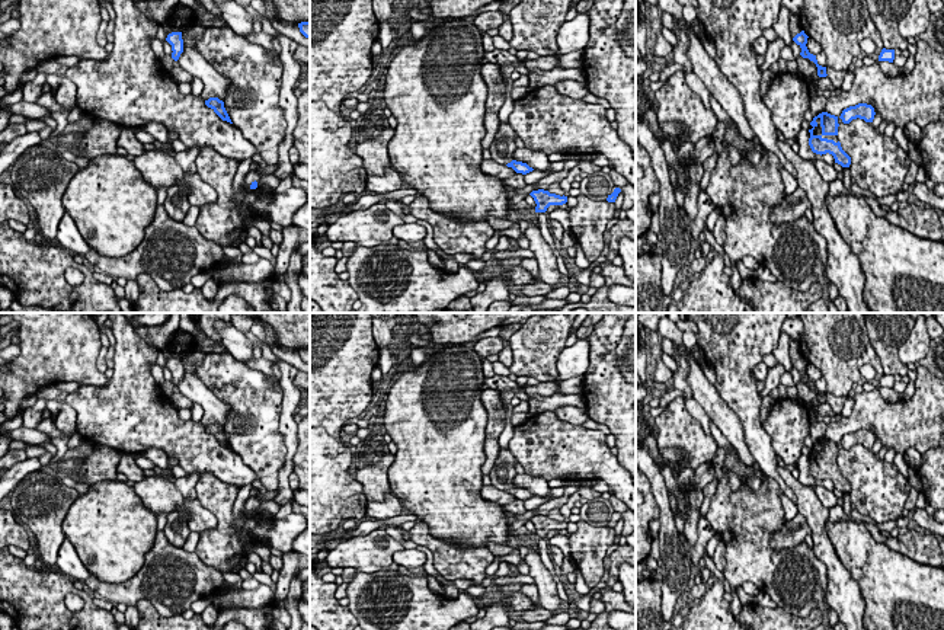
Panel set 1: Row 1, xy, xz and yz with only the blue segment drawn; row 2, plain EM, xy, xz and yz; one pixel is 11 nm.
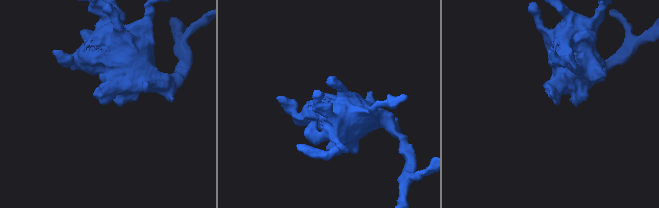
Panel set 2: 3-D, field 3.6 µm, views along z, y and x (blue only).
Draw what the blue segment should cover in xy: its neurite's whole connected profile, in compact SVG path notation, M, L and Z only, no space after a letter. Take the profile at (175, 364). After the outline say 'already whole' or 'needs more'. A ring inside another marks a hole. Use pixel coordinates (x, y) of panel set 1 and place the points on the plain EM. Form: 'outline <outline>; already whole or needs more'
outline M172 358L167 361L166 367L172 371L172 384L175 387L179 386L180 380L183 378L183 365L182 358Z; already whole

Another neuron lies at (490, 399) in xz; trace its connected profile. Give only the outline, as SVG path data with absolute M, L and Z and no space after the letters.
M487 388L480 396L487 412L487 426L484 439L486 461L481 466L483 476L490 474L500 452L499 436L506 428L506 412L502 402L502 391Z

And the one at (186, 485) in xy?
M191 473L186 477L179 477L175 480L176 489L182 493L183 499L192 501L196 498L196 483L199 480L199 473Z

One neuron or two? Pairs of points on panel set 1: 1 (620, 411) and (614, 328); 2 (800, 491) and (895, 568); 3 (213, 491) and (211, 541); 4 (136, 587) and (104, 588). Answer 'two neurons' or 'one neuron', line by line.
1: one neuron
2: two neurons
3: one neuron
4: one neuron

